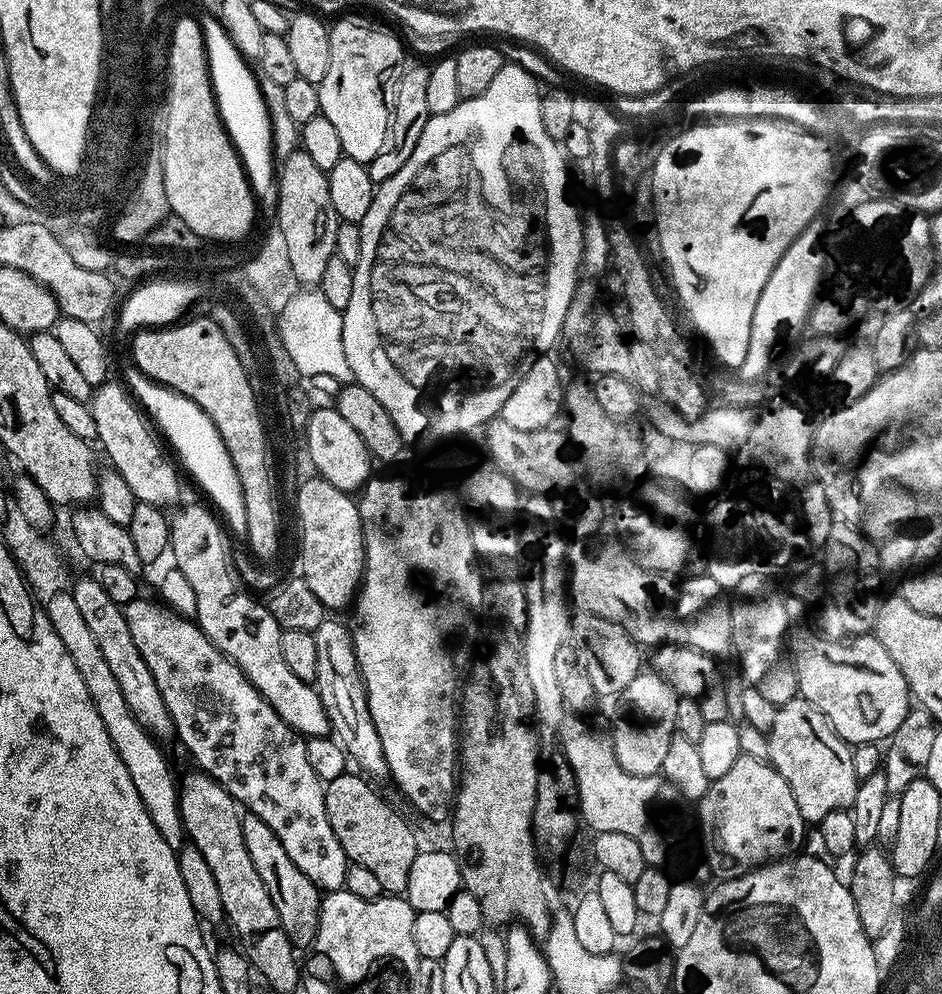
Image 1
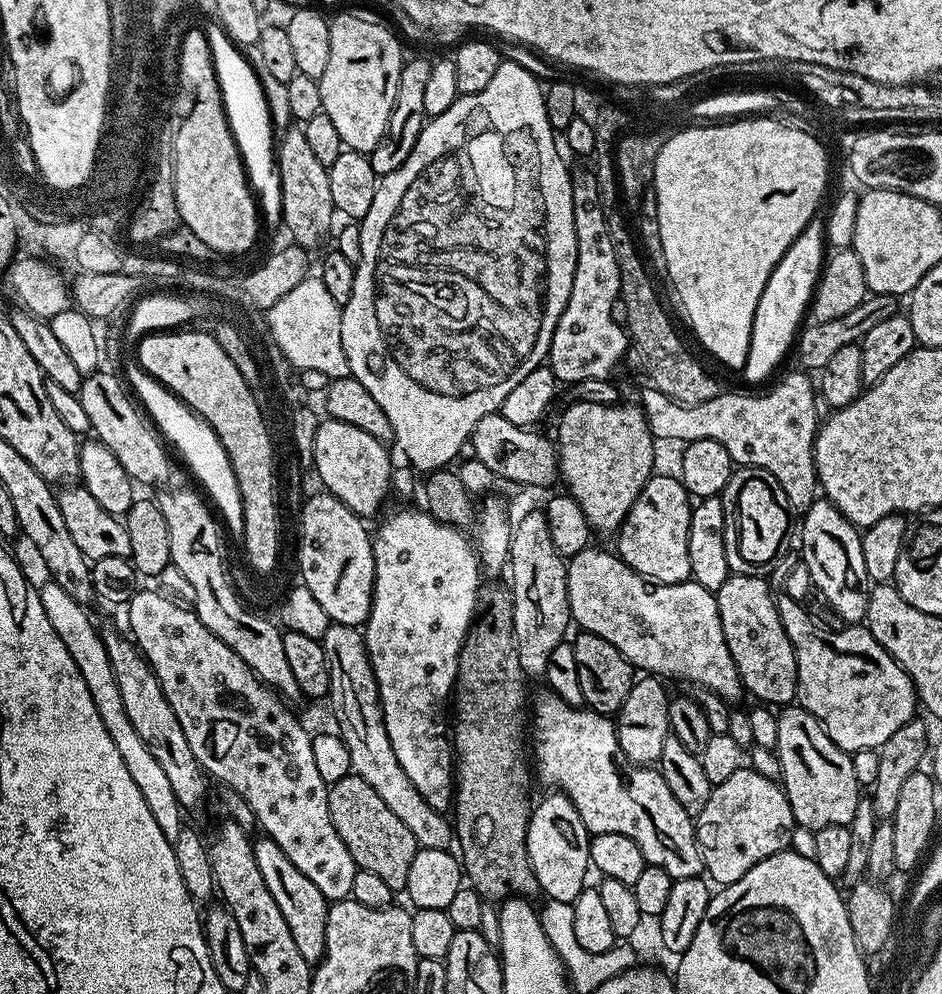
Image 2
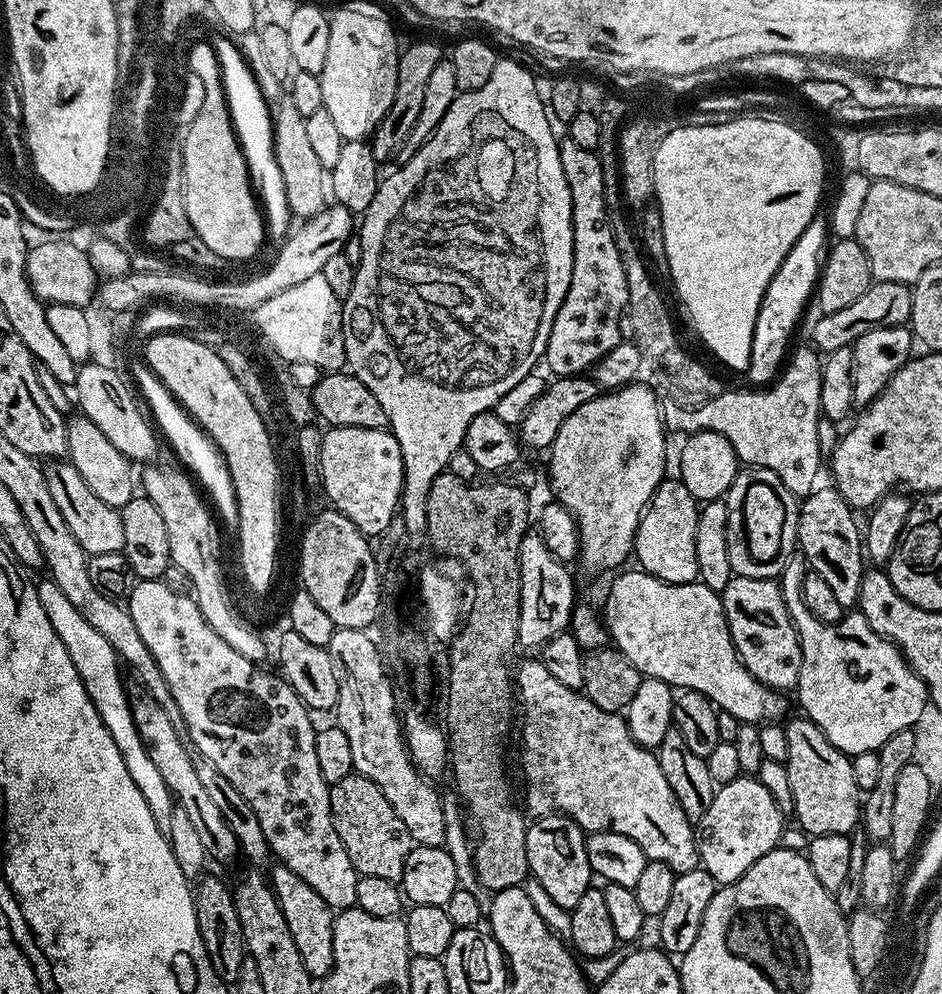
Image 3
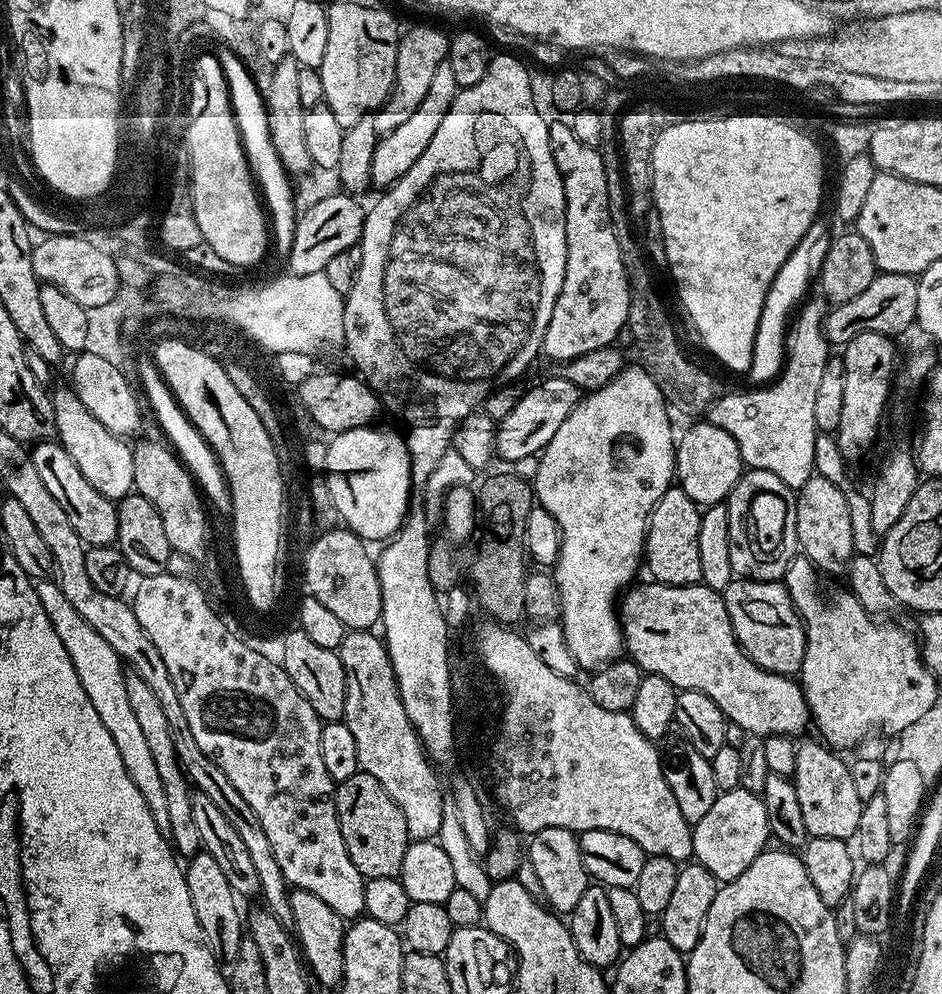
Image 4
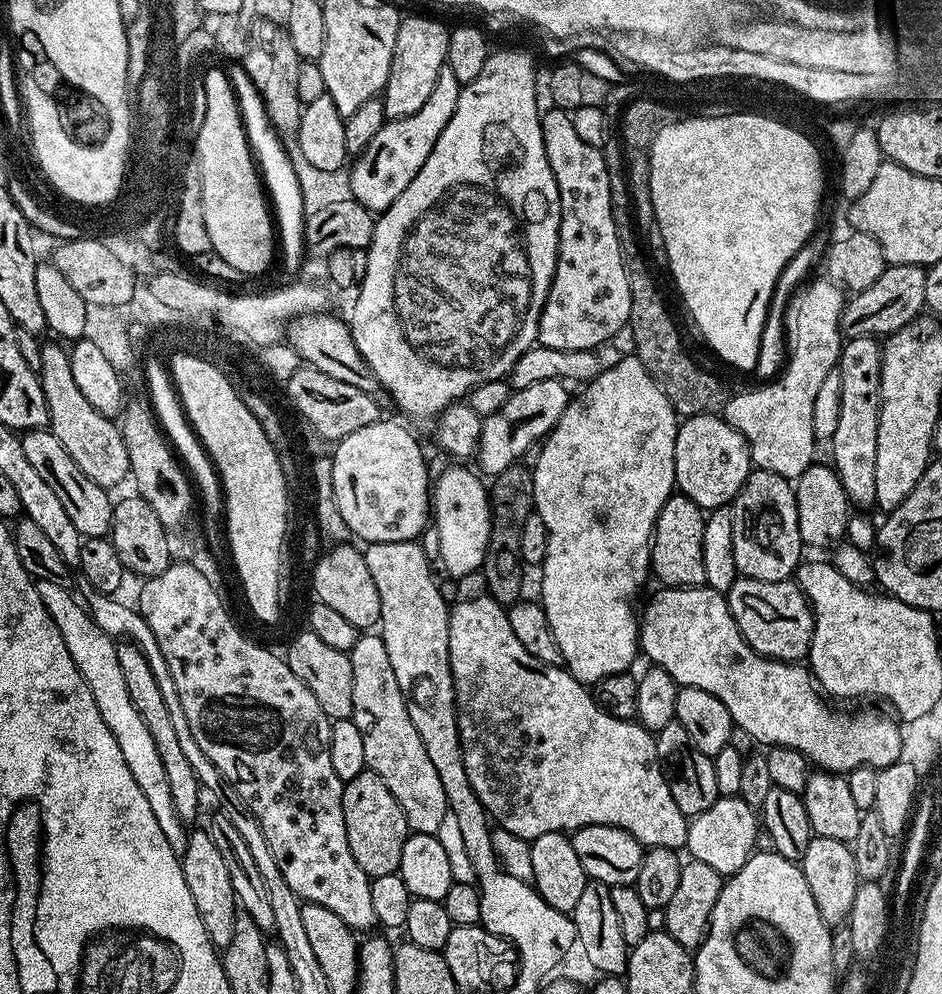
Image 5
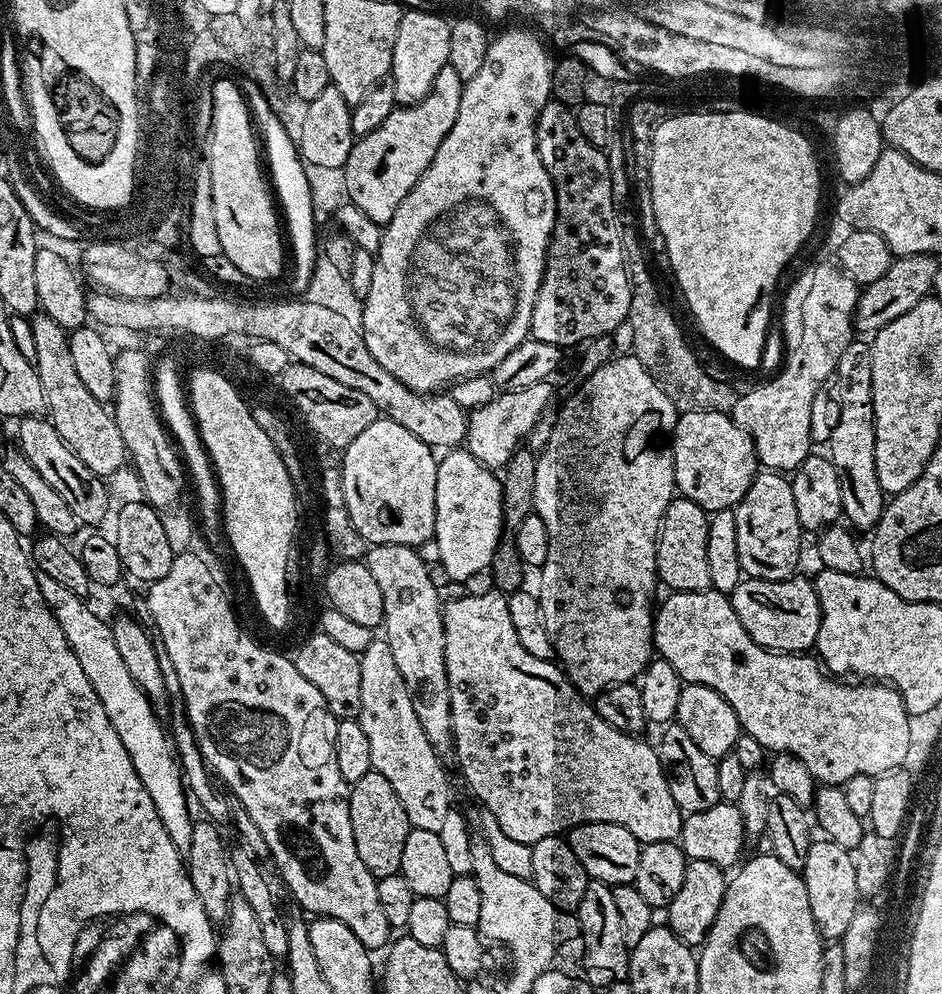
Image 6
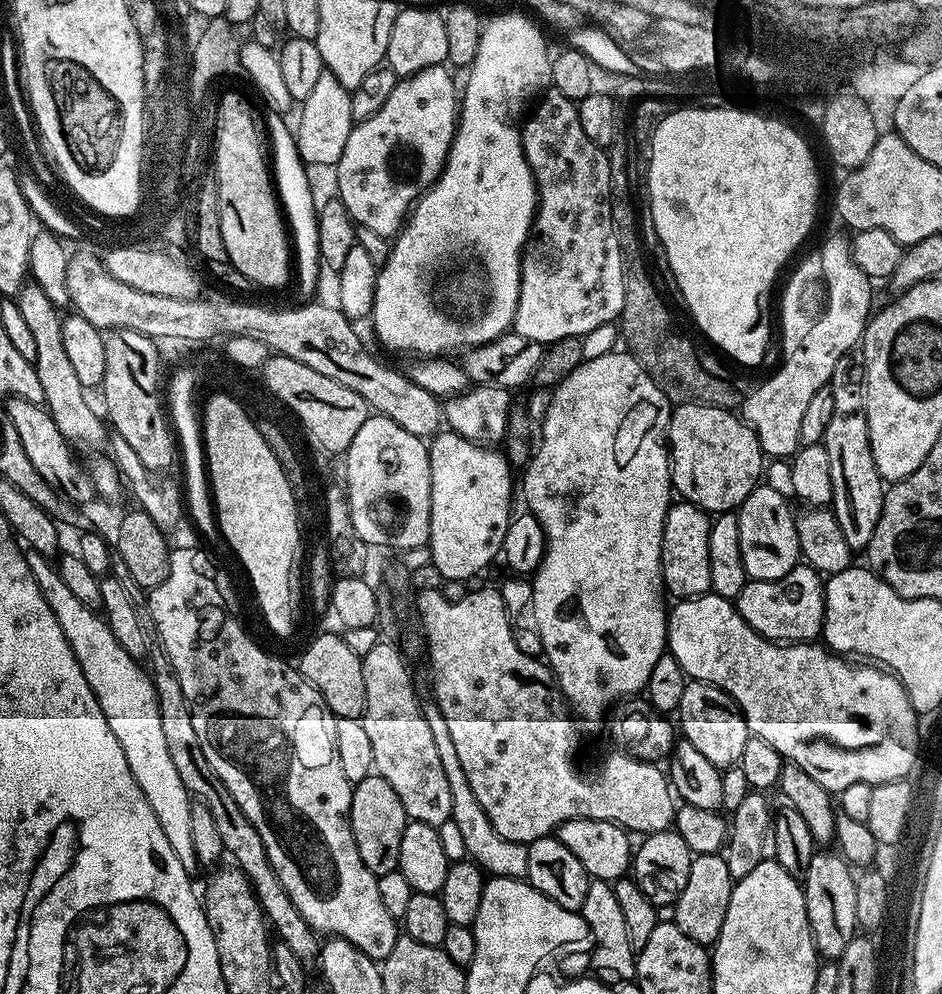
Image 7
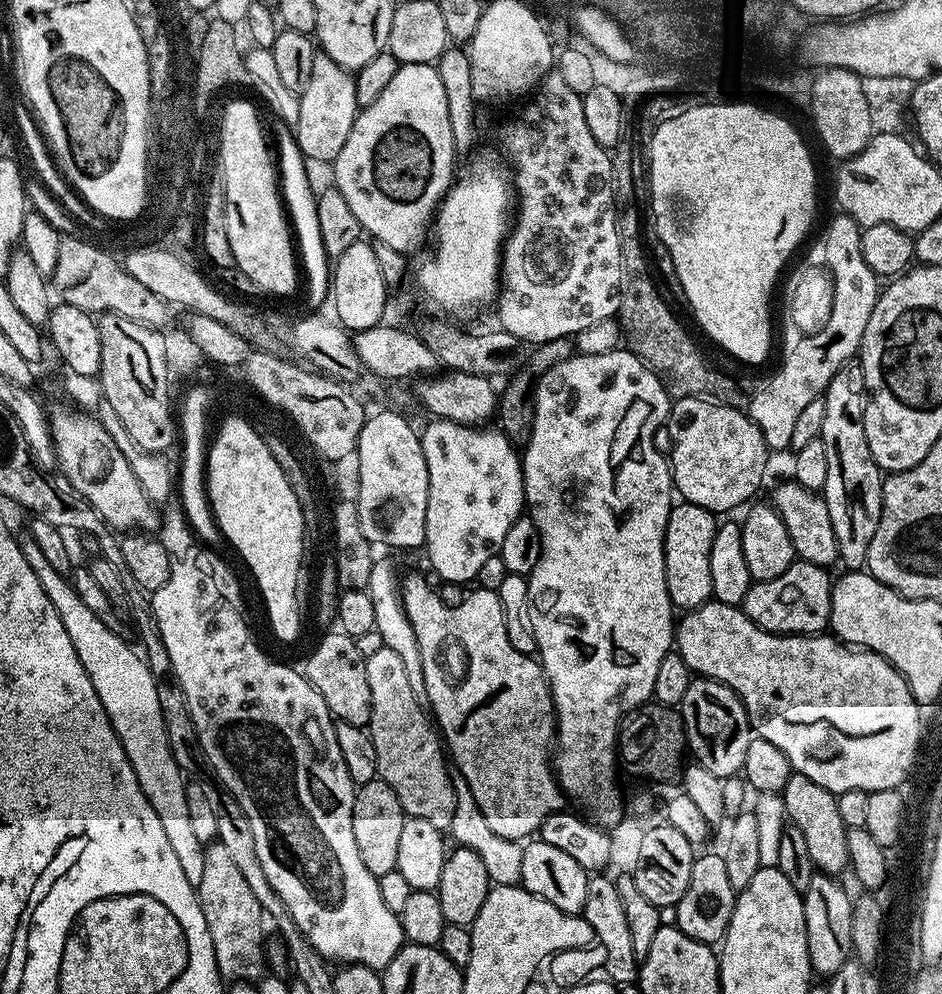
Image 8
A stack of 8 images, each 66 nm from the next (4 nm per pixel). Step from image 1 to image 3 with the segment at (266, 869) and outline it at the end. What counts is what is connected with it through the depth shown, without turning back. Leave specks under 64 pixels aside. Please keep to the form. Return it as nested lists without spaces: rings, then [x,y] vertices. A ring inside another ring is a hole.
[[[282,863],[275,865],[272,876],[270,875],[270,885],[281,906],[282,915],[286,918],[286,923],[290,930],[290,935],[294,938],[294,943],[298,946],[299,957],[306,970],[313,978],[323,978],[332,971],[334,966],[334,910],[318,894],[318,890],[313,890],[309,884],[302,882],[294,870],[290,870]]]

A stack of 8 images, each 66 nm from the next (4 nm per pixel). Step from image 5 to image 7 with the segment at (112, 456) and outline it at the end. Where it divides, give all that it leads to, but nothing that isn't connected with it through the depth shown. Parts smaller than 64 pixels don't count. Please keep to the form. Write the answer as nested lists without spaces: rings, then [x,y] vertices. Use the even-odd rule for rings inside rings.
[[[34,282],[25,283],[14,301],[18,310],[22,312],[23,321],[27,323],[31,337],[34,338],[37,354],[35,366],[38,382],[42,382],[43,405],[54,418],[58,430],[62,430],[68,443],[77,449],[90,448],[94,444],[102,443],[104,439],[107,441],[109,429],[106,427],[101,413],[99,411],[96,413],[92,409],[91,402],[84,397],[87,396],[86,389],[82,386],[82,382],[78,382],[74,366],[70,363],[70,357],[66,355],[66,345],[62,342],[61,309],[54,302],[50,302],[50,298],[46,298],[46,294],[42,294],[42,290]]]

